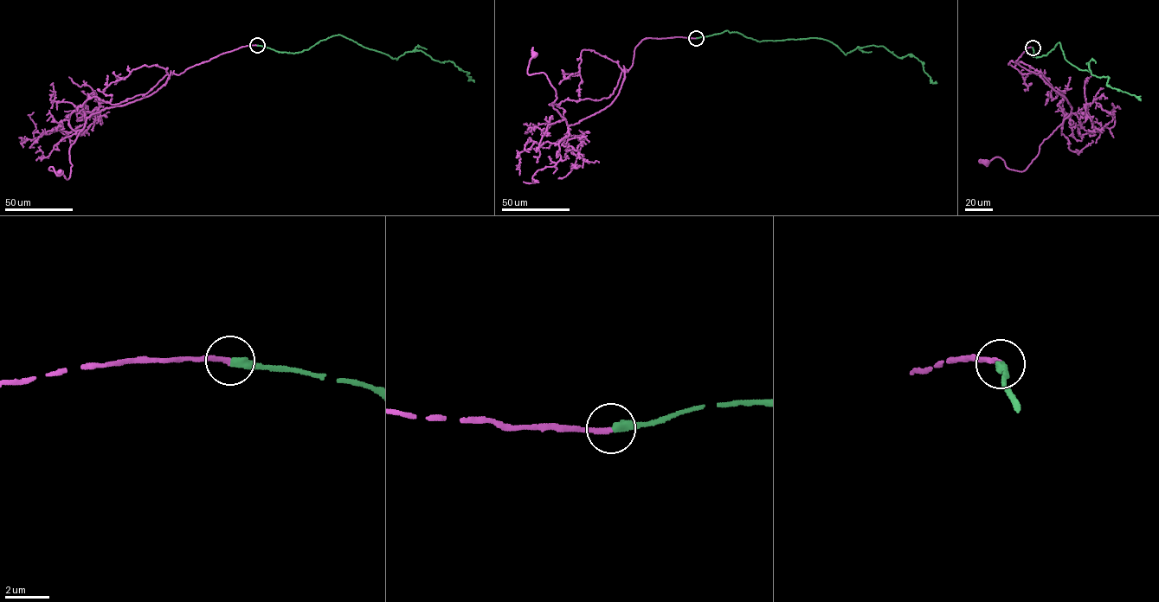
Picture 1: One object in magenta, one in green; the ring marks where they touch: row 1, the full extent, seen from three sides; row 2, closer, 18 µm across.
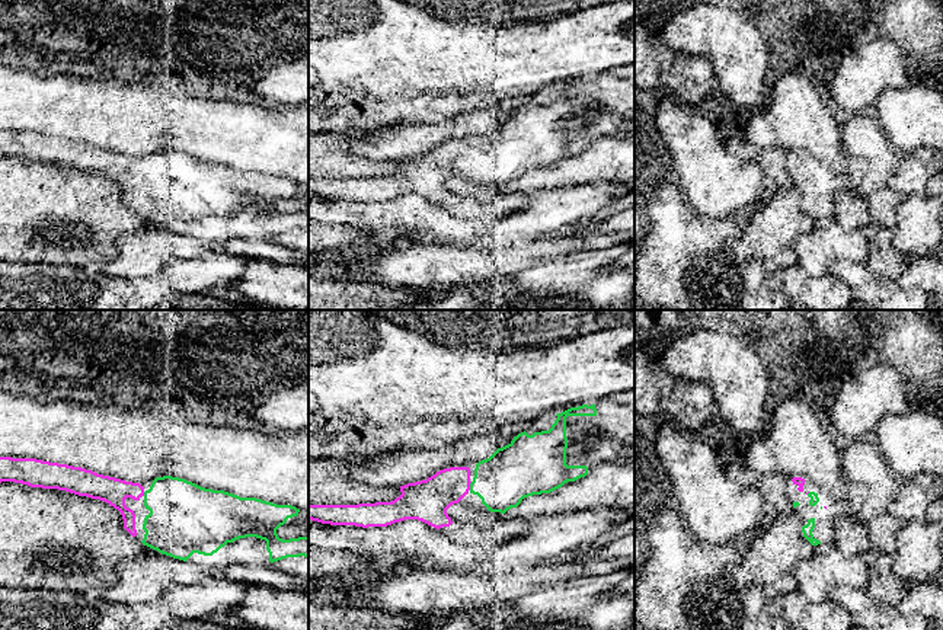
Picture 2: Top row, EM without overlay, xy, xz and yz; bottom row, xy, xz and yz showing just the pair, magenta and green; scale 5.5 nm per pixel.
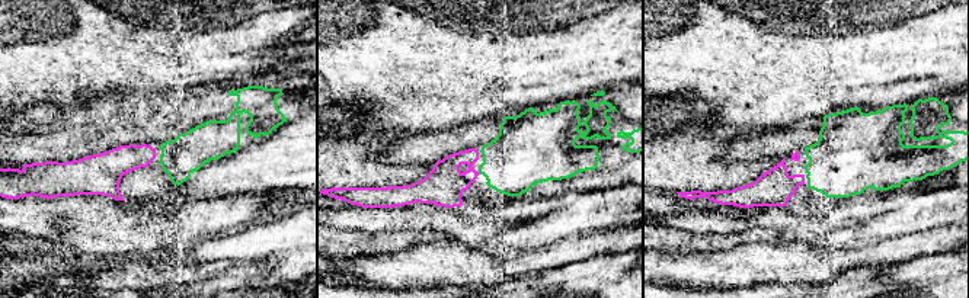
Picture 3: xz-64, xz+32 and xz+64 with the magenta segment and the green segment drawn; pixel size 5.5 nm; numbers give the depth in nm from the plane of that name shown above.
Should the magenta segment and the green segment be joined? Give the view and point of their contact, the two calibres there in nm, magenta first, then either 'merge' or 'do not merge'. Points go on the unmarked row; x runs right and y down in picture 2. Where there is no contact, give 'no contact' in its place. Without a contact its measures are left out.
meets magenta in xz at (469, 160); 240 nm thick on the magenta side, 300 nm on the other; merge

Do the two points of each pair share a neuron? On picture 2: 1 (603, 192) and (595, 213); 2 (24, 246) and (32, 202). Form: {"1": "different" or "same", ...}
{"1": "same", "2": "same"}

